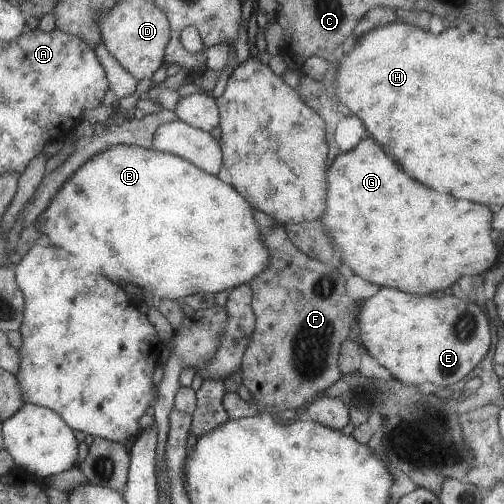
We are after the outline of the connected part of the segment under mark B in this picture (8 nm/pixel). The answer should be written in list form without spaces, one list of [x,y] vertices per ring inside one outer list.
[[[113,145],[96,152],[87,162],[84,162],[71,176],[68,176],[55,191],[49,206],[40,212],[36,218],[39,221],[39,234],[49,238],[51,246],[57,246],[57,260],[69,262],[69,266],[81,266],[81,270],[97,274],[105,274],[111,282],[130,282],[141,288],[145,294],[153,299],[179,299],[195,293],[215,294],[223,290],[231,290],[243,283],[248,283],[253,276],[261,274],[269,264],[269,250],[261,241],[262,232],[257,229],[253,219],[253,208],[241,195],[229,185],[222,175],[213,175],[193,166],[184,158],[174,154],[151,149],[144,149],[135,145]]]

